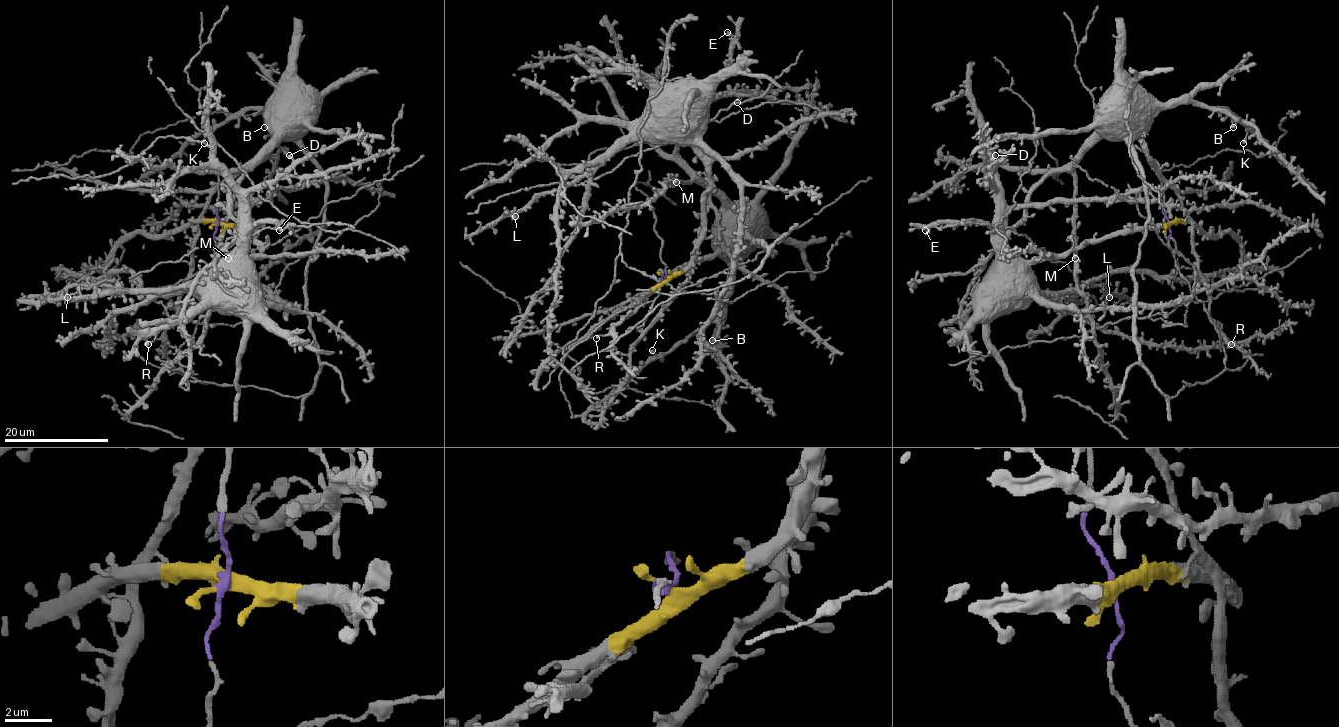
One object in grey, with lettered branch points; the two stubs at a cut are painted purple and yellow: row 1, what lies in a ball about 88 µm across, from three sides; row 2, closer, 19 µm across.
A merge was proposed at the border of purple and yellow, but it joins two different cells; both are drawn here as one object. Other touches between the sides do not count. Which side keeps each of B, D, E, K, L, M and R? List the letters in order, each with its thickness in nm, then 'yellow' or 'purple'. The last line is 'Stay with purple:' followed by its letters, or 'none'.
B: 480 nm | purple
D: 440 nm | yellow
E: 440 nm | yellow
K: 400 nm | purple
L: 460 nm | yellow
M: 460 nm | purple
R: 360 nm | purple
Stay with purple: B, K, M, R

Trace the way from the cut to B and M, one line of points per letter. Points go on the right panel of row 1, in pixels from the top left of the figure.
B: (1169, 224), (1224, 352), (1174, 397), (1135, 337), (1132, 138), (1179, 103), (1234, 127)
M: (1169, 224), (1224, 352), (1174, 397), (1135, 337), (1148, 220), (1123, 139), (1074, 169), (1075, 259)

